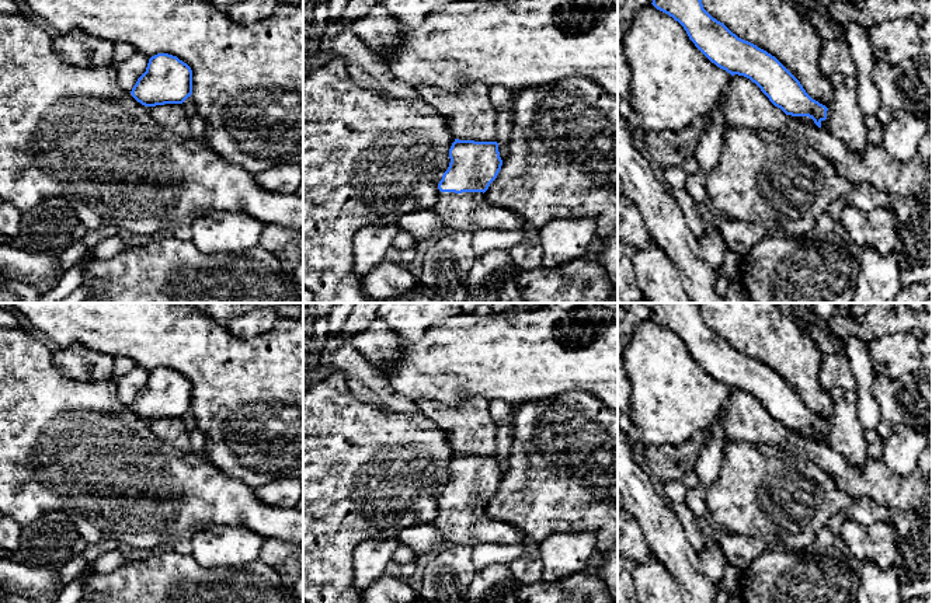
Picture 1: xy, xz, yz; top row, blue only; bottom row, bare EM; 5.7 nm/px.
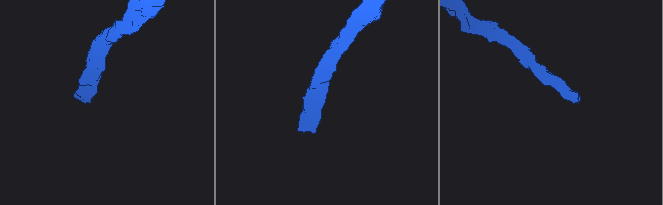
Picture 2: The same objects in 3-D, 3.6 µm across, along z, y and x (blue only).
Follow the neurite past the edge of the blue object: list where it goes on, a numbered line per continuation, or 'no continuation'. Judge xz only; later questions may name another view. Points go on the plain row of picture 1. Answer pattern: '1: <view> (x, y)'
1: xz (468, 526)

